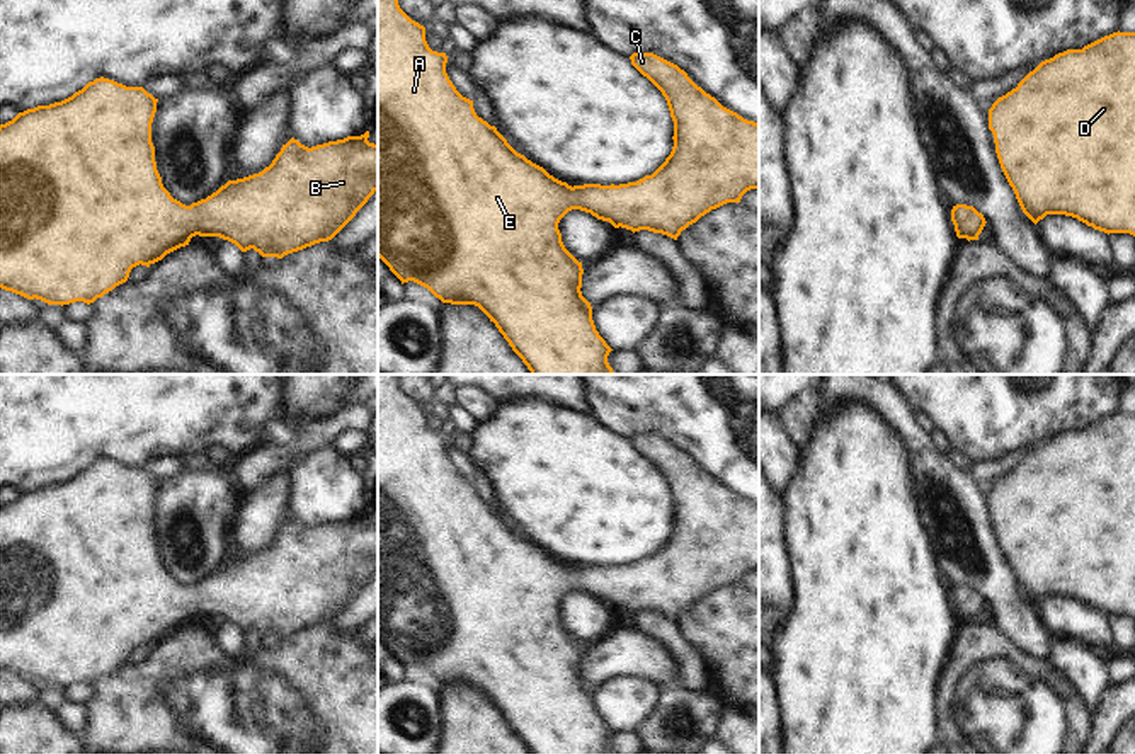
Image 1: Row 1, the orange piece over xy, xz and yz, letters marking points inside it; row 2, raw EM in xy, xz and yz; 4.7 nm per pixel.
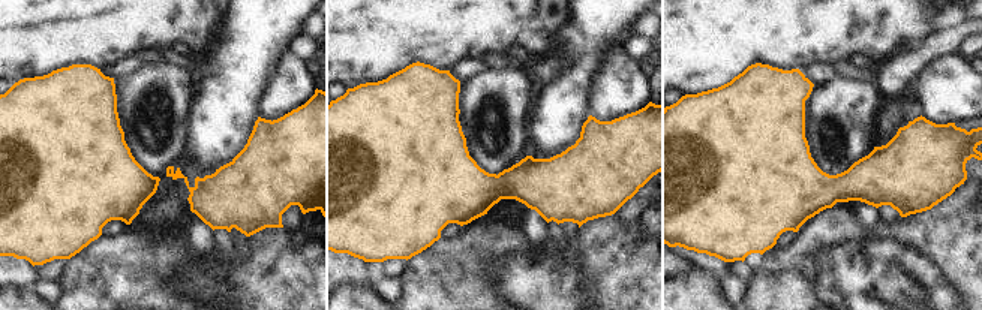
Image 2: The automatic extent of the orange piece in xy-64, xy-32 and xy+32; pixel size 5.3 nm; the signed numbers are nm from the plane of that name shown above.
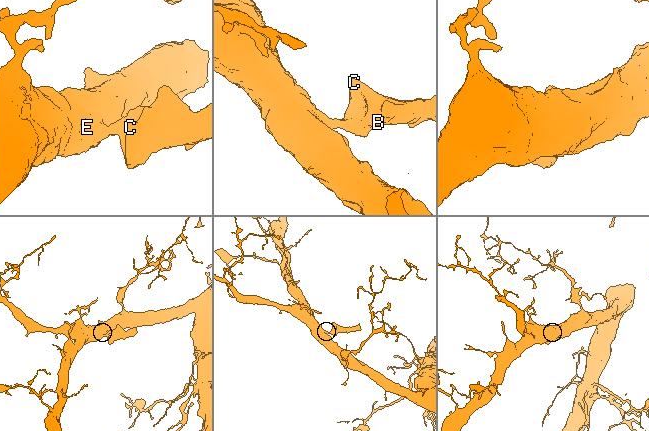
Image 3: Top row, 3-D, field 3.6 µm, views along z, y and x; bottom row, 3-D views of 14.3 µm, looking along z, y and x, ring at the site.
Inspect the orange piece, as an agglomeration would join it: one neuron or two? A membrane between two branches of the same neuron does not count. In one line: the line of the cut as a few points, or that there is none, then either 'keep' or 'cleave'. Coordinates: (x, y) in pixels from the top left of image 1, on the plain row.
cut none; keep

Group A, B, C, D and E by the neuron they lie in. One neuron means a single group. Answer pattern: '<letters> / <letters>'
A B C D E

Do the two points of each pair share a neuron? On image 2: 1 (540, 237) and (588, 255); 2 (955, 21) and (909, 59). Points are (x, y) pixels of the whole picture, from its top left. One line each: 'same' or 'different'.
1: different
2: same

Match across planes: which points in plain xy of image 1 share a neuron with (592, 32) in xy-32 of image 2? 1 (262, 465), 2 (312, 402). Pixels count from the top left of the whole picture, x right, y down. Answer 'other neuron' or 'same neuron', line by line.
1: other neuron
2: same neuron

